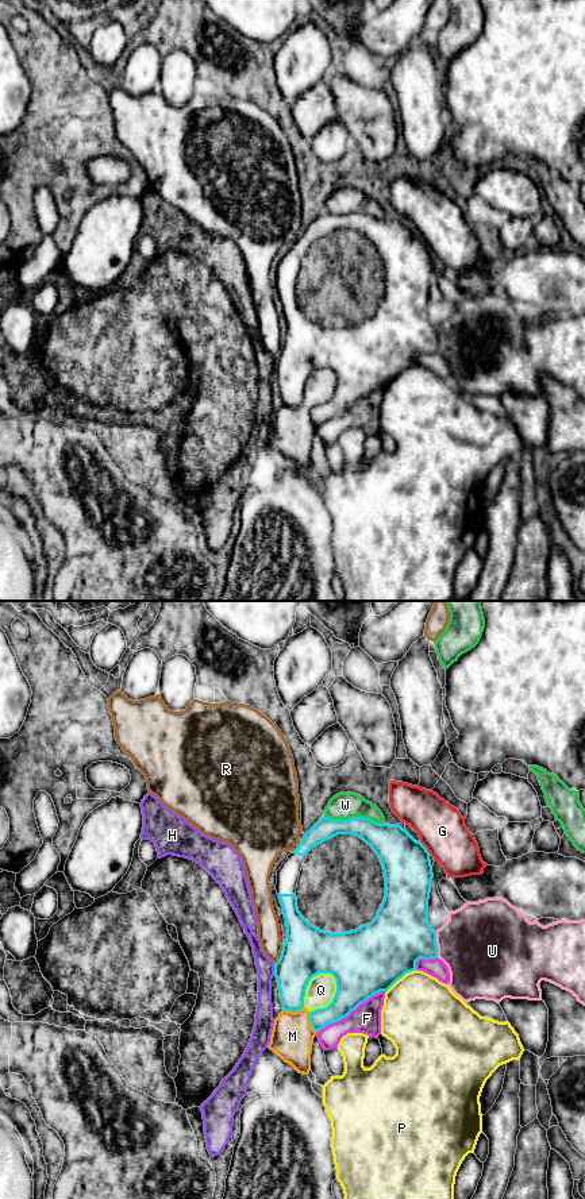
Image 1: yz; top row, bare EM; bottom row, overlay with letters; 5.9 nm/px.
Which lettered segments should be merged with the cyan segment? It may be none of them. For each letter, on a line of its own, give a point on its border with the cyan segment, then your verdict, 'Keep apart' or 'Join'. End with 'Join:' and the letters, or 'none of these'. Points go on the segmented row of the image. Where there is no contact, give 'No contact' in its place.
F: Touches cyan at yz (350, 1011). Keep apart
G: Touches cyan at yz (426, 848). Keep apart
H: Touches cyan at yz (274, 970). Keep apart
M: Touches cyan at yz (292, 1011). Keep apart
P: Touches cyan at yz (400, 978). Keep apart
Q: Touches cyan at yz (334, 998). Keep apart
R: Touches cyan at yz (281, 955). Keep apart
U: Touches cyan at yz (435, 944). Keep apart
W: Touches cyan at yz (354, 817). Keep apart
Join: none of these

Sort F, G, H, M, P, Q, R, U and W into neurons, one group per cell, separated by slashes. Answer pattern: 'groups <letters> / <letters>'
groups F / G / H / M Q / P / R / U / W

